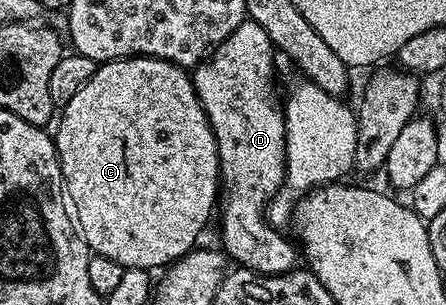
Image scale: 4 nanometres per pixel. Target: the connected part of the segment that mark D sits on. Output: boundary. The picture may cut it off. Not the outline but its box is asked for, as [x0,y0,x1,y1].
[193,19,297,277]

